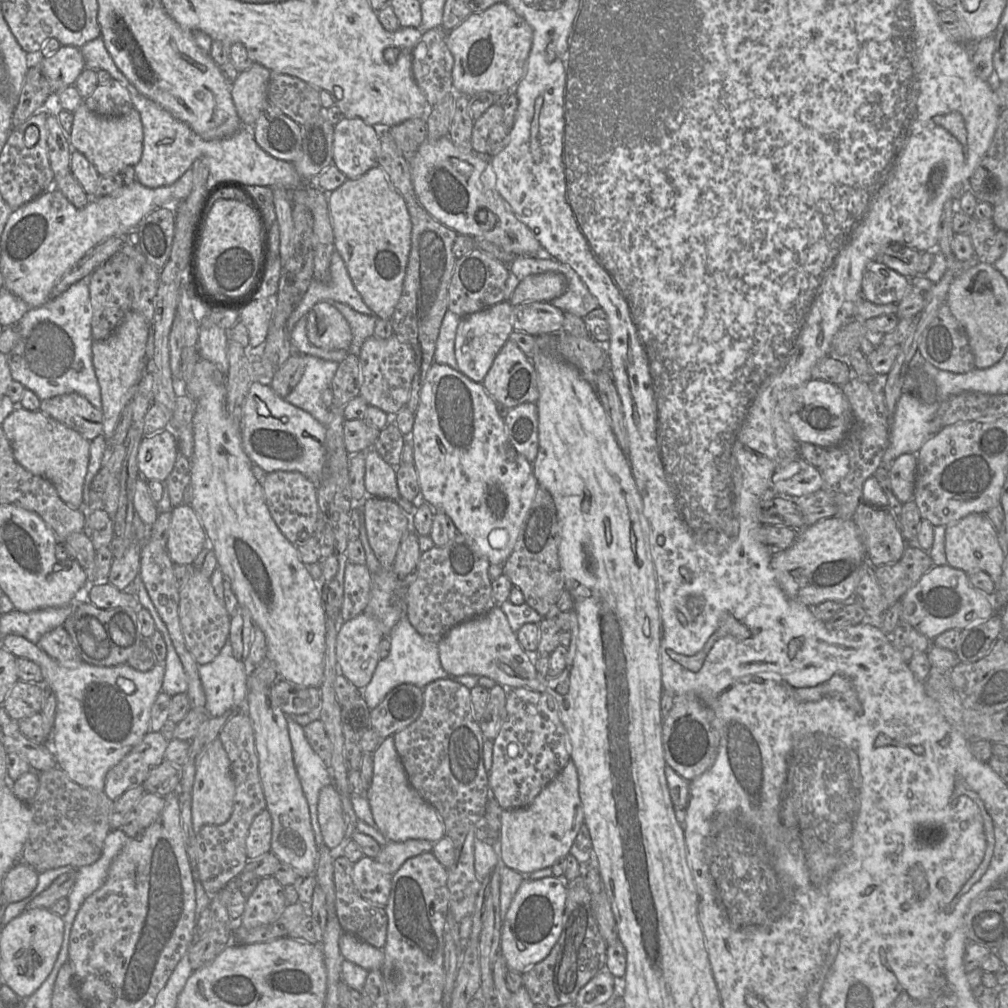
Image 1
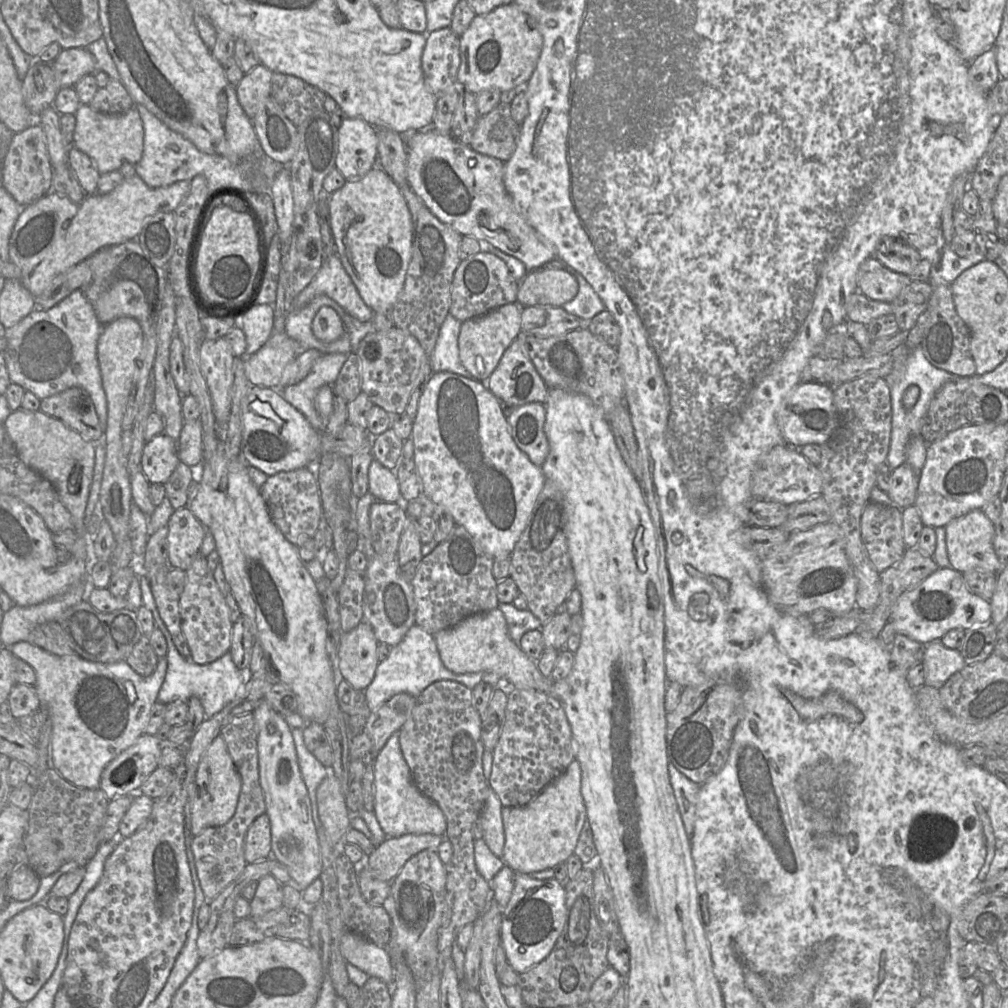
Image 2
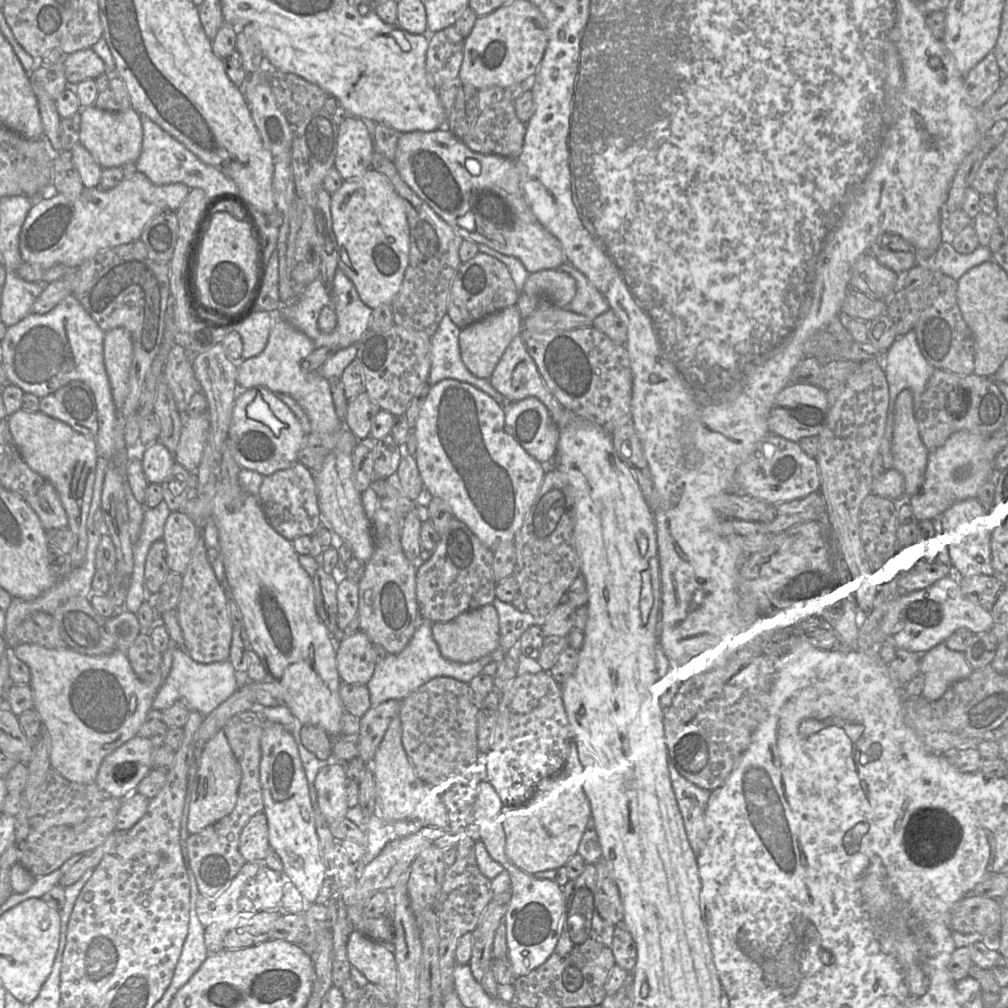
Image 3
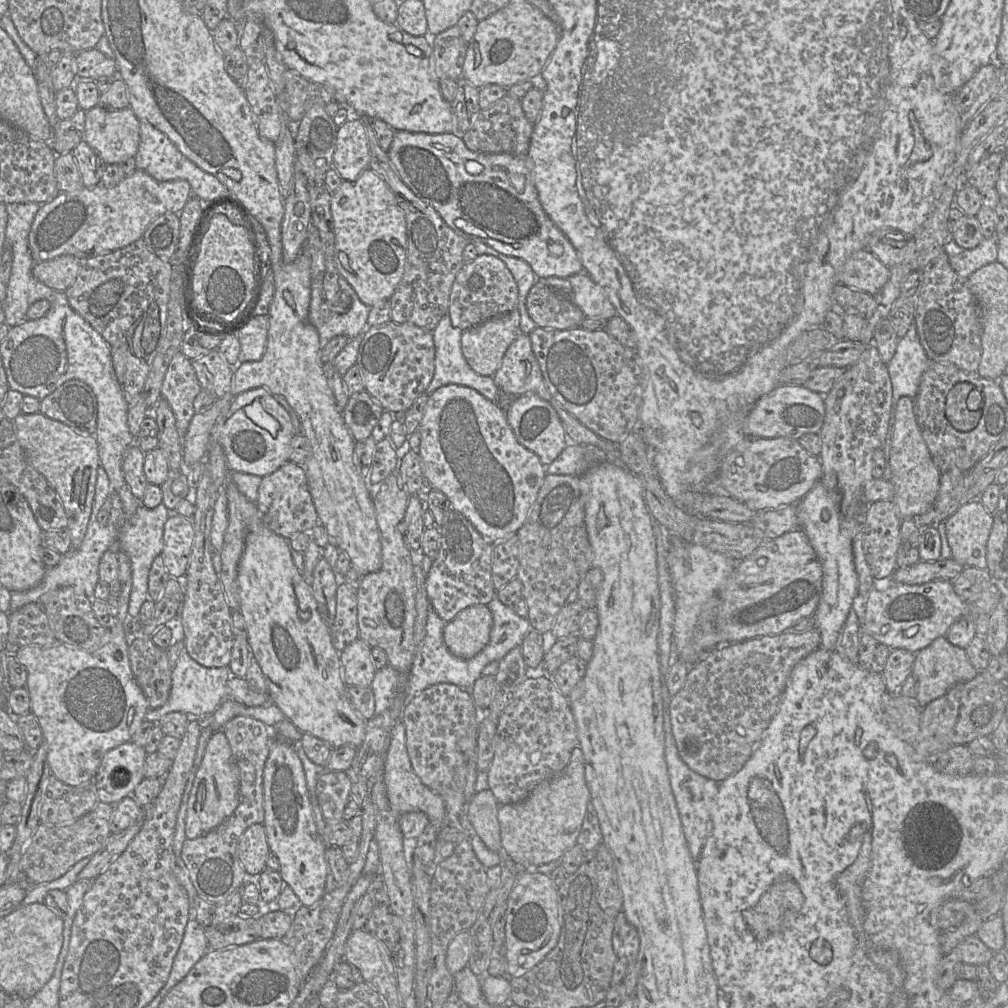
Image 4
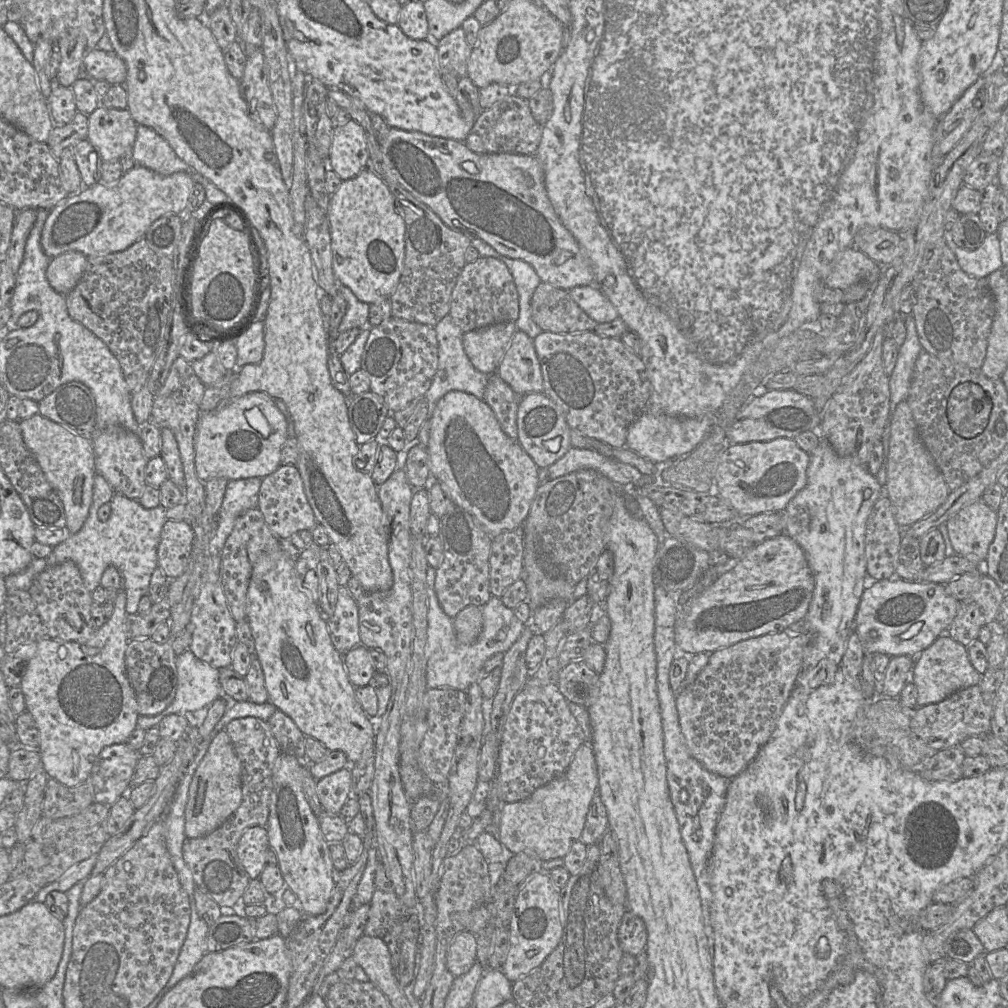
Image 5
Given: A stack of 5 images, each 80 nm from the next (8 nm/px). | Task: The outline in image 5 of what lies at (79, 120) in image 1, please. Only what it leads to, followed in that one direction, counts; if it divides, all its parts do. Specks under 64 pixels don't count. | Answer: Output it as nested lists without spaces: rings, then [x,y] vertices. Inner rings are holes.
[[[101,104],[88,115],[86,139],[98,151],[103,162],[115,161],[132,150],[136,138],[137,124],[126,109],[106,108]]]

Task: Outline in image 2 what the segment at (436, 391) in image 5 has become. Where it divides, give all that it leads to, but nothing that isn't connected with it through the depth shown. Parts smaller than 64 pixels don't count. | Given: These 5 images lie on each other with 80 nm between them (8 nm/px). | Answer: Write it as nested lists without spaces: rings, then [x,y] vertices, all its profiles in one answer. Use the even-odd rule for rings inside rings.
[[[450,313],[446,315],[430,357],[432,373],[451,372],[472,379],[459,359],[458,337],[461,324]]]

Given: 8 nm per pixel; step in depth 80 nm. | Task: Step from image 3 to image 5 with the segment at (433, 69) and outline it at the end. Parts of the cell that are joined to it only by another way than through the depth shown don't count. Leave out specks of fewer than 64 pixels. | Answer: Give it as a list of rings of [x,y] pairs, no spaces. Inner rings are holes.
[[[461,26],[438,40],[436,47],[440,72],[453,72],[457,77],[466,75],[472,48]]]

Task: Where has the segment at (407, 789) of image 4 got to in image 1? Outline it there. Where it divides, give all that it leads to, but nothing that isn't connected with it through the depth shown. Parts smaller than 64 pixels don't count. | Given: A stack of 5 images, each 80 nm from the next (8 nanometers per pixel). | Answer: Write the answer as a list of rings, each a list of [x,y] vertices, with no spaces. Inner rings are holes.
[[[393,736],[385,738],[372,755],[373,776],[366,798],[382,835],[391,842],[423,839],[435,843],[443,838],[445,833],[441,818],[436,809],[410,785]]]

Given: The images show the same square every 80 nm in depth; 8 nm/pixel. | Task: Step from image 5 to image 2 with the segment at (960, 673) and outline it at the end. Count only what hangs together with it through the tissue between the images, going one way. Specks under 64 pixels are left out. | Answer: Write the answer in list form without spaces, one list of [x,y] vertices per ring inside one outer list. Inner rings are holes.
[[[940,640],[926,644],[922,664],[925,685],[937,689],[940,689],[954,673],[966,666],[960,651],[946,647]]]

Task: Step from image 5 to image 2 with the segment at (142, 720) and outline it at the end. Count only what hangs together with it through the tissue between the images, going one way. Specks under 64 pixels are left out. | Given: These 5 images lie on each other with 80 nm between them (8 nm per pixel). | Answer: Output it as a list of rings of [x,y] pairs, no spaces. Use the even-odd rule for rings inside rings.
[[[145,576],[140,577],[140,589],[142,604],[152,612],[155,626],[164,634],[168,647],[166,655],[168,667],[165,680],[158,693],[157,702],[168,705],[174,701],[188,702],[191,697],[196,697],[200,700],[203,706],[205,717],[213,717],[227,704],[237,698],[245,681],[245,672],[239,670],[235,666],[230,651],[216,661],[205,665],[196,664],[191,659],[186,659],[181,656],[172,641],[170,633],[160,618],[151,592],[150,581]]]

